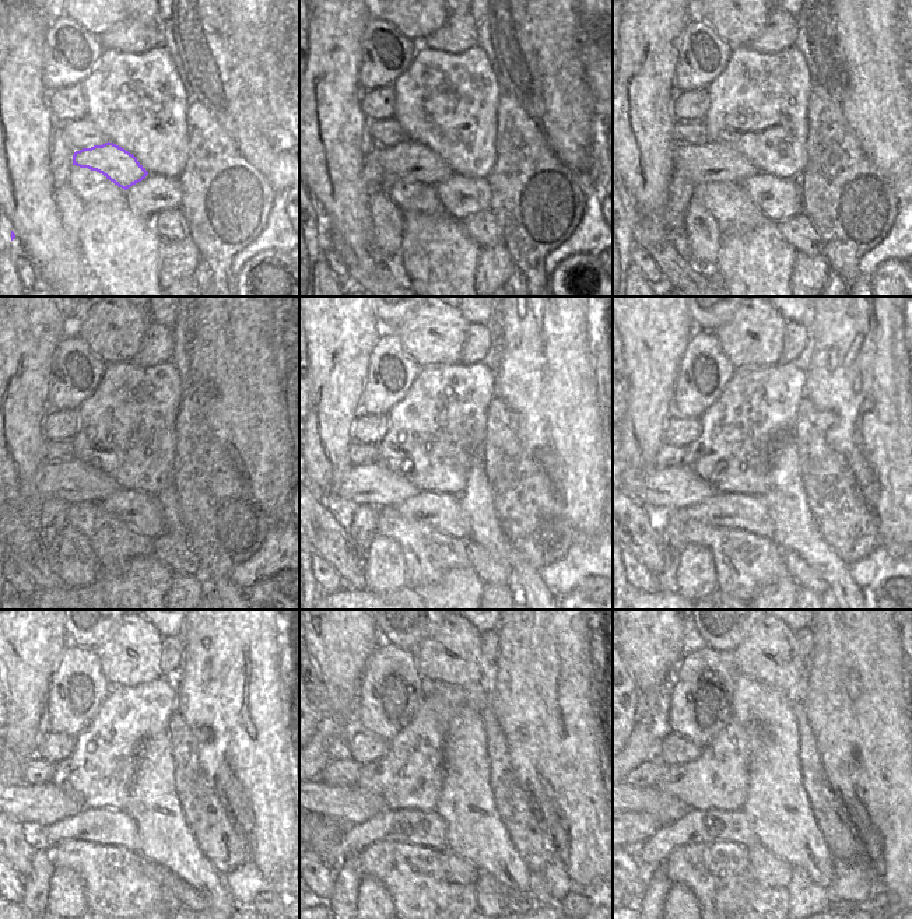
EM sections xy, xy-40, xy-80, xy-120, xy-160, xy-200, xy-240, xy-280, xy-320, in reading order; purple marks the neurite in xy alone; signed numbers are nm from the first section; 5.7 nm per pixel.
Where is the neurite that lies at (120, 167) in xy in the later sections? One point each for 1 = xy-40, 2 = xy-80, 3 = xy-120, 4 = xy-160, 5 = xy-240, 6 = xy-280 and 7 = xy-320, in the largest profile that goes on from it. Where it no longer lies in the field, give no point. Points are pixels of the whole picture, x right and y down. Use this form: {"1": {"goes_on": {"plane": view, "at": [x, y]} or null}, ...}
{"1": {"goes_on": {"plane": "xy-40", "at": [407, 160]}}, "2": {"goes_on": {"plane": "xy-80", "at": [714, 161]}}, "3": {"goes_on": {"plane": "xy-120", "at": [73, 481]}}, "4": {"goes_on": {"plane": "xy-160", "at": [374, 484]}}, "5": {"goes_on": {"plane": "xy-240", "at": [14, 809]}}, "6": {"goes_on": {"plane": "xy-280", "at": [340, 806]}}, "7": {"goes_on": {"plane": "xy-320", "at": [666, 807]}}}

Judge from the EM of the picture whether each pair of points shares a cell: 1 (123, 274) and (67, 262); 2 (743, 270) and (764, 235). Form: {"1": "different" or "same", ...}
{"1": "different", "2": "same"}

